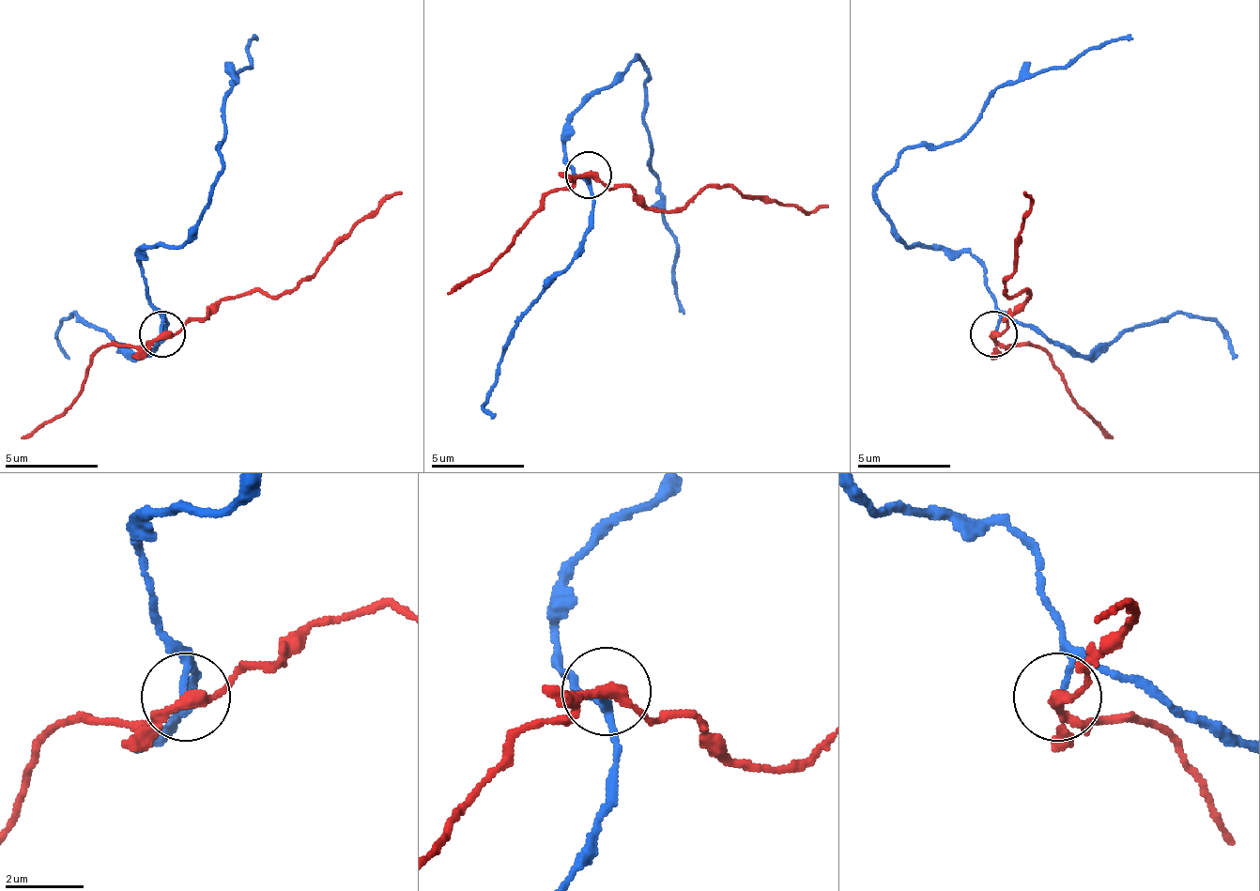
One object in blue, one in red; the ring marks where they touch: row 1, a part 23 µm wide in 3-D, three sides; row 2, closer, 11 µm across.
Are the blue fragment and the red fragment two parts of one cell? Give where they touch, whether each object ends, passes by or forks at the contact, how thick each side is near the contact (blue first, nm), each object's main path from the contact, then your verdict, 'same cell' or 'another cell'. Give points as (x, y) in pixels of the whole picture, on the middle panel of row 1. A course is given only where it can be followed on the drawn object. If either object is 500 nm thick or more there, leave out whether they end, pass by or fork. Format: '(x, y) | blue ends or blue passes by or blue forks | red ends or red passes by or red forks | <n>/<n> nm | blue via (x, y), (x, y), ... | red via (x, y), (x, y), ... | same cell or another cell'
(589, 175) | blue ends | red passes by | 140/280 nm | blue via (587, 178), (564, 155), (569, 117), (638, 57), (648, 71), (643, 99), (648, 141), (675, 253), (680, 313) | red via (587, 174), (629, 188), (653, 210), (680, 210), (699, 192), (717, 188), (806, 210), (829, 206) | another cell

